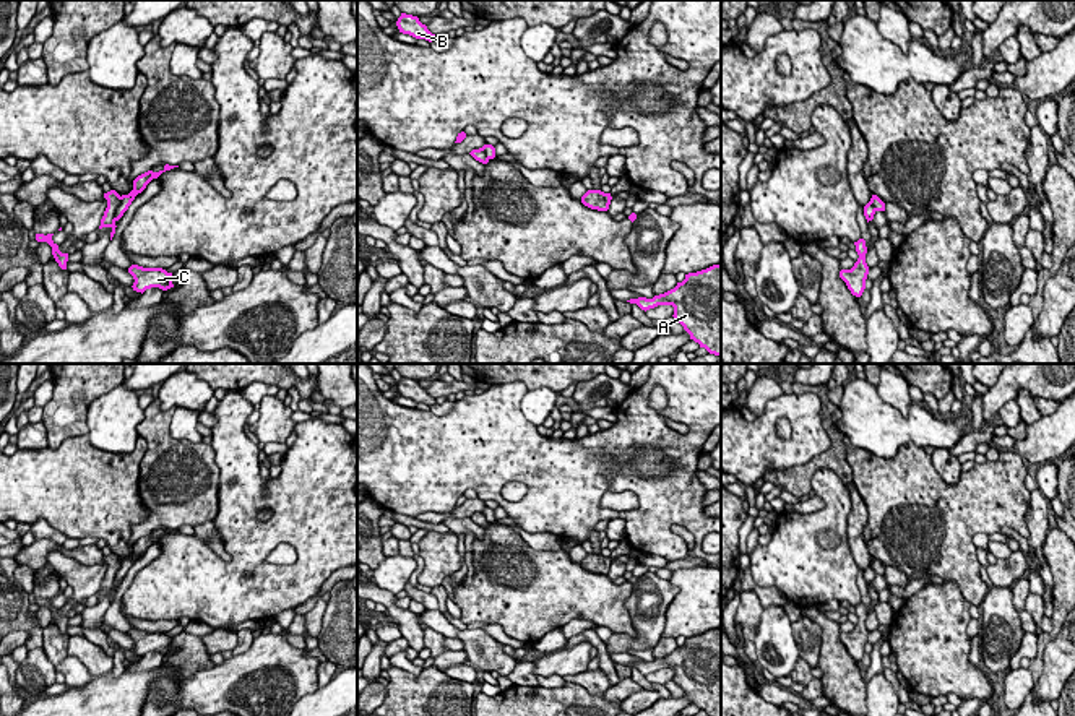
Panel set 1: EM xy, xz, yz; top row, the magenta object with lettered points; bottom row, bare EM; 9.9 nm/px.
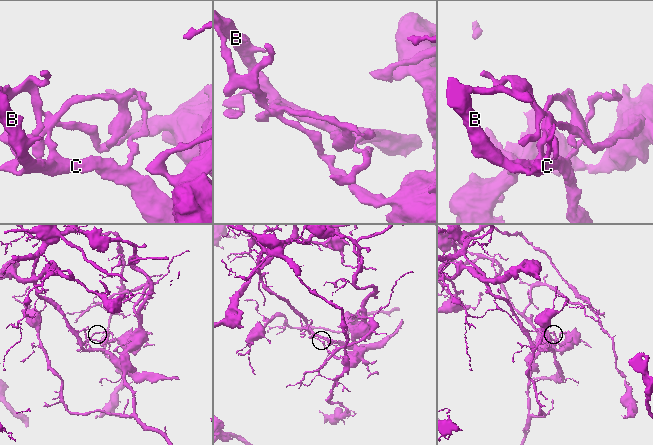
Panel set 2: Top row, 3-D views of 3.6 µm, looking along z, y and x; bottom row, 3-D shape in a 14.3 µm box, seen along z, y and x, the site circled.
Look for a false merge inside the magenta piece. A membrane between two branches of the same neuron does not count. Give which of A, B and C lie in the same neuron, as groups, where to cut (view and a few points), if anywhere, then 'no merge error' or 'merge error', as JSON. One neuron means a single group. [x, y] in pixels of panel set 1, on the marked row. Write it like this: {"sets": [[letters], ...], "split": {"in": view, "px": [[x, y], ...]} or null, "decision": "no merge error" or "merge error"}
{"sets": [["A"], ["B", "C"]], "split": {"in": "xy", "px": [[122, 197], [114, 221], [109, 226]]}, "decision": "merge error"}

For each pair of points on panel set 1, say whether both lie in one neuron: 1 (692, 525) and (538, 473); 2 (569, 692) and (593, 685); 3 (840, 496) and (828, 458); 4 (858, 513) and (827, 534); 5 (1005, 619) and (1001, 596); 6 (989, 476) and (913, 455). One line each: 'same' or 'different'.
1: same
2: different
3: different
4: different
5: same
6: same

